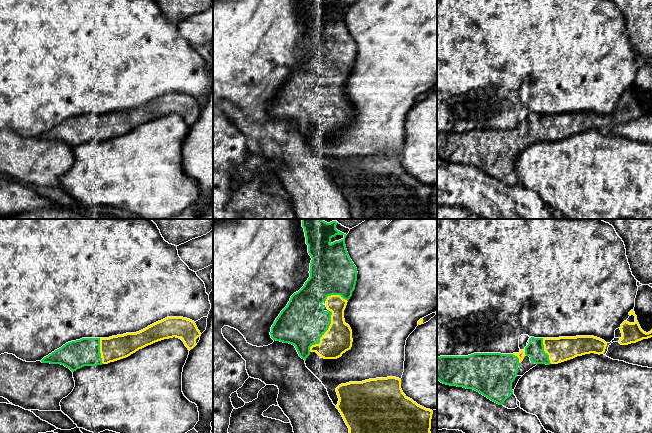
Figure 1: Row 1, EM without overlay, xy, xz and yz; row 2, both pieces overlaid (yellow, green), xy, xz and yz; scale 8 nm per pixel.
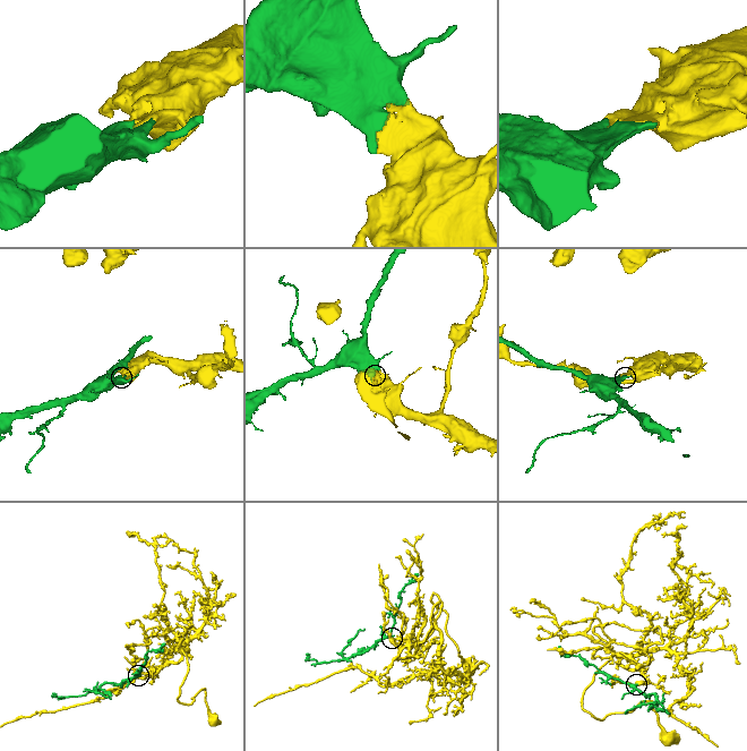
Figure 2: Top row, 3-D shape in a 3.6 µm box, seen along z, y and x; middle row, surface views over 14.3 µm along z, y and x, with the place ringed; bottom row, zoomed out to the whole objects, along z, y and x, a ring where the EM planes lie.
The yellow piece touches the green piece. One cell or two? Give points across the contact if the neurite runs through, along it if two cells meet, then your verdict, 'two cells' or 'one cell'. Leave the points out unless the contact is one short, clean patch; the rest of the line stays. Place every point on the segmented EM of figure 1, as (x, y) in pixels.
one cell

